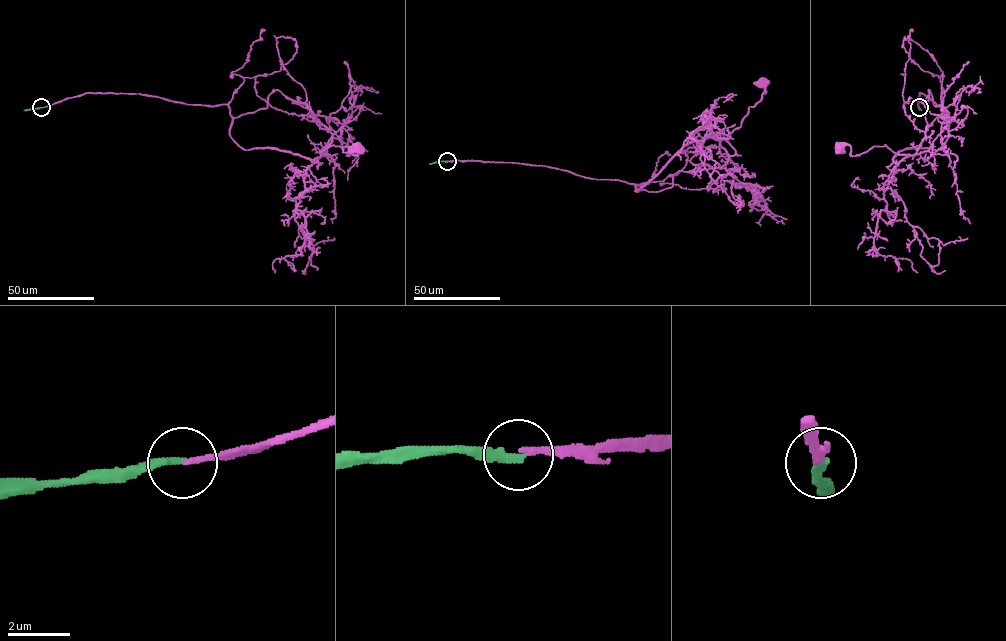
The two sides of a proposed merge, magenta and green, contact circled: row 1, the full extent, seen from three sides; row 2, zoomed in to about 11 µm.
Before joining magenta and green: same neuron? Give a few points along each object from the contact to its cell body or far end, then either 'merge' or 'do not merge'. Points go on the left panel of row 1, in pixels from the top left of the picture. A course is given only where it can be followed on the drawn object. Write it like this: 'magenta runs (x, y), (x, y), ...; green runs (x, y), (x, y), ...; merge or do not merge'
magenta runs (41, 107), (87, 93), (227, 104), (244, 150), (313, 163), (330, 146), (358, 147); green runs (41, 107), (24, 110); merge

